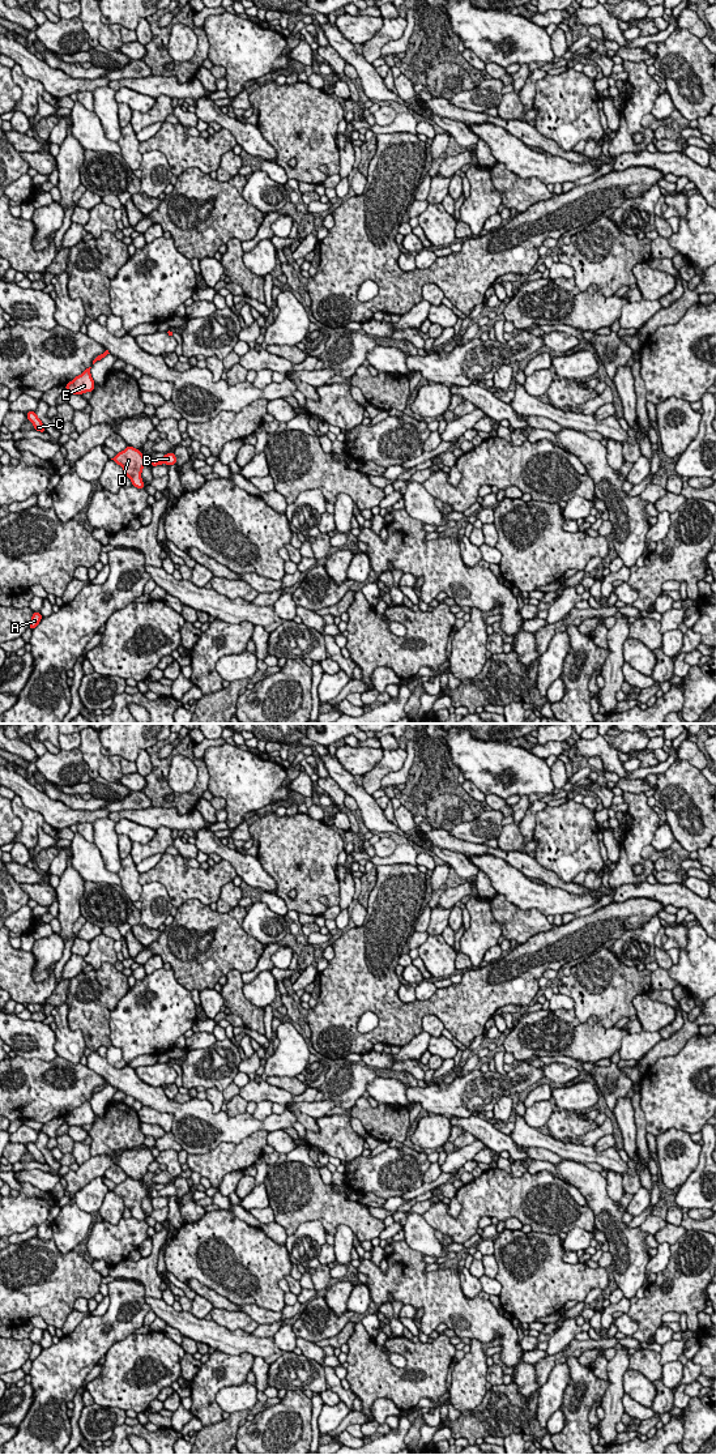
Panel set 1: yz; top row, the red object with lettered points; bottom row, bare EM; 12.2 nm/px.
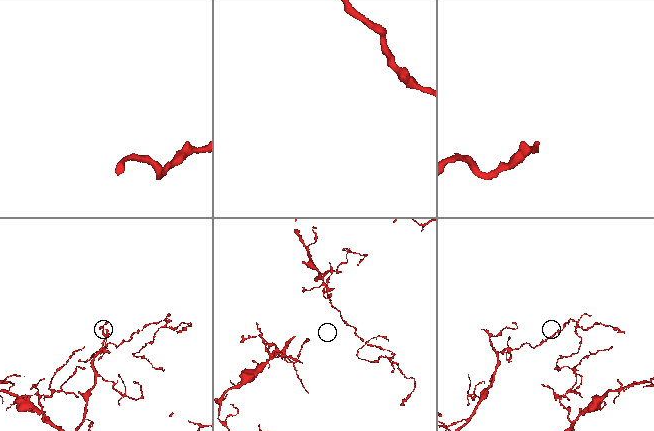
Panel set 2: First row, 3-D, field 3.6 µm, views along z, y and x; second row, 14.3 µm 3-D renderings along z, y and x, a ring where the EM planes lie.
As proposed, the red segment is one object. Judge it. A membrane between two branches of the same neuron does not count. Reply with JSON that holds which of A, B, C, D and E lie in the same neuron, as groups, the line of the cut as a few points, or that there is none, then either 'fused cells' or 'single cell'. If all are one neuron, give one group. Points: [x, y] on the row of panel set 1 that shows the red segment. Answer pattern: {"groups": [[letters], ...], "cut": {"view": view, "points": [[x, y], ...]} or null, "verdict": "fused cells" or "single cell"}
{"groups": [["A", "B", "C", "D", "E"]], "cut": null, "verdict": "single cell"}

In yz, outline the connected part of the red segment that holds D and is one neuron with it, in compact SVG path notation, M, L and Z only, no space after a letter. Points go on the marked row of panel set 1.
M127 445L124 451L115 455L114 460L118 465L120 465L124 470L125 477L128 477L132 482L132 485L137 488L145 488L145 485L141 478L142 468L146 464L150 464L152 466L157 465L176 465L176 456L175 453L167 453L161 460L148 460L144 457L144 455L131 447Z

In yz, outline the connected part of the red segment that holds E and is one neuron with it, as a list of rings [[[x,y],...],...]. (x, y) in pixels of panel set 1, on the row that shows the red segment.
[[[85,368],[84,372],[78,376],[76,376],[72,381],[69,381],[67,385],[65,385],[65,389],[68,392],[68,394],[82,394],[82,393],[86,393],[86,392],[93,392],[94,391],[94,380],[91,377],[91,374],[90,374],[90,368]]]

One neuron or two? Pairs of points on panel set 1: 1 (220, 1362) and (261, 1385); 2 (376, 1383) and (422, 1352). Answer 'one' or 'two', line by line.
1: two
2: one

